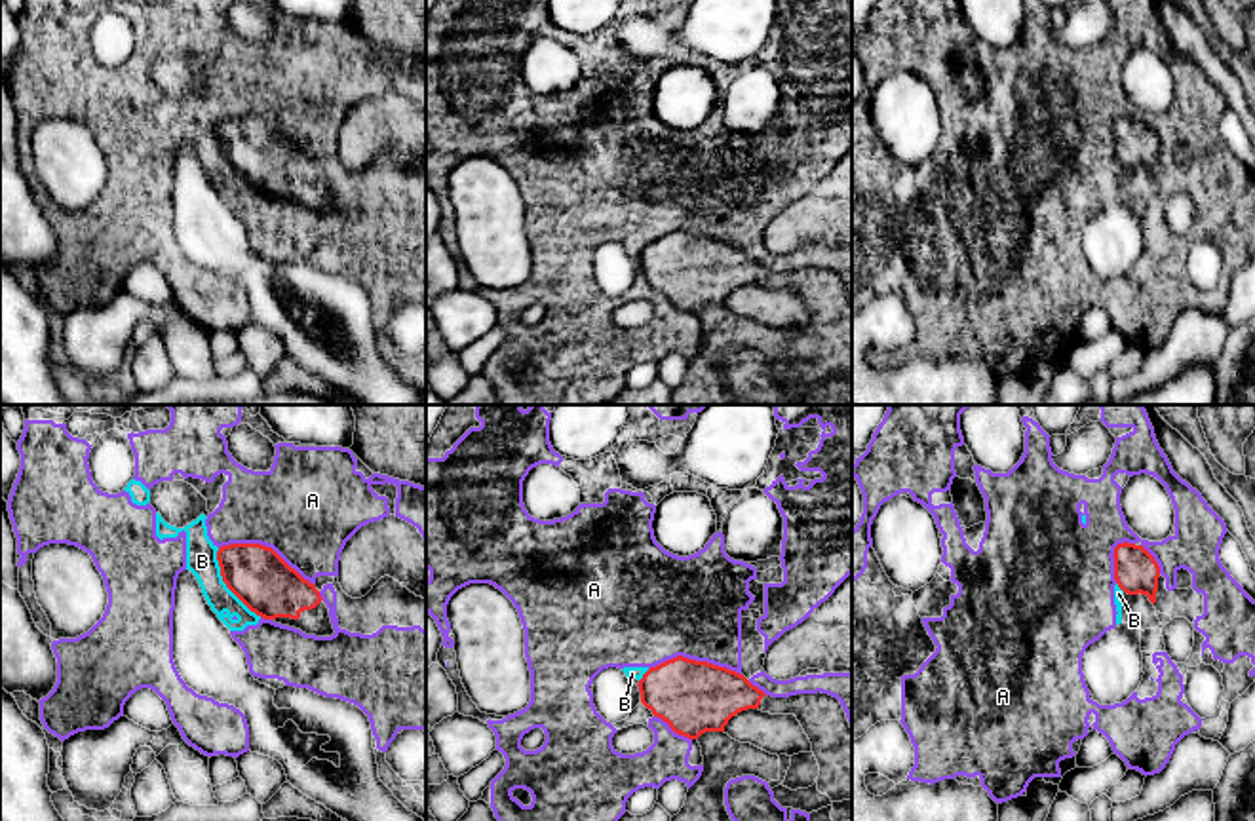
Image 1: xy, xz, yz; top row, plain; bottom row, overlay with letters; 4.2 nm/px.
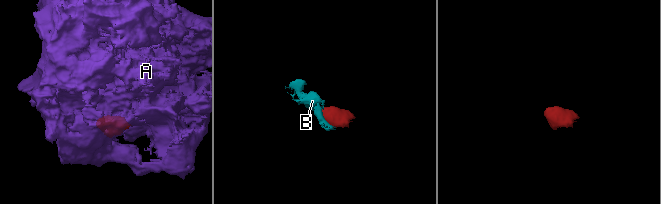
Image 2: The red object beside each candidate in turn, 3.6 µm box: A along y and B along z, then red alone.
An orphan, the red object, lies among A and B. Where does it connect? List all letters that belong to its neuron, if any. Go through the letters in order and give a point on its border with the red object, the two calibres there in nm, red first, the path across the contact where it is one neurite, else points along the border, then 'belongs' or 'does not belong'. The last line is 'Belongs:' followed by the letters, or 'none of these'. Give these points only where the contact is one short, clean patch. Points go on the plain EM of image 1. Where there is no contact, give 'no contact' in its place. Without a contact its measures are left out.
A: contact xy (265, 120); calibres 240 and 440 nm; does not belong
B: contact xy (225, 156); calibres 240 and 130 nm; border xy (217, 122), (221, 154), (261, 190); does not belong
Belongs: none of these

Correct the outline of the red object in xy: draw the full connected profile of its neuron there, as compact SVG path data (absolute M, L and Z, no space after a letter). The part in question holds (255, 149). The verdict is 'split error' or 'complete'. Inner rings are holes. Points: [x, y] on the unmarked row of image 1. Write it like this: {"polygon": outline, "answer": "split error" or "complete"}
{"polygon": "M230 118L219 122L217 135L226 162L257 190L306 209L335 209L329 182L316 160L272 122Z", "answer": "split error"}

